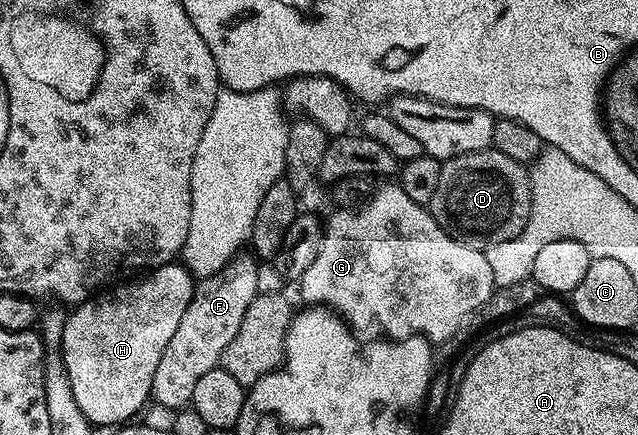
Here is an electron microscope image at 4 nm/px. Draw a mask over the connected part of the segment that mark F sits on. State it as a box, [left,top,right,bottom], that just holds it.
[151,253,260,413]

